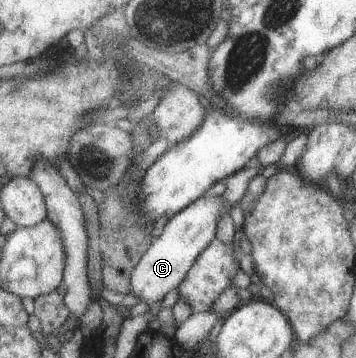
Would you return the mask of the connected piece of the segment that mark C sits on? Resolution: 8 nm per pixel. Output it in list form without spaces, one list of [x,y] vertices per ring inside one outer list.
[[[210,192],[167,220],[161,236],[151,243],[132,271],[132,292],[138,302],[145,302],[148,306],[160,302],[184,280],[200,253],[216,237],[219,216],[229,213],[232,207],[223,205],[217,197]]]

